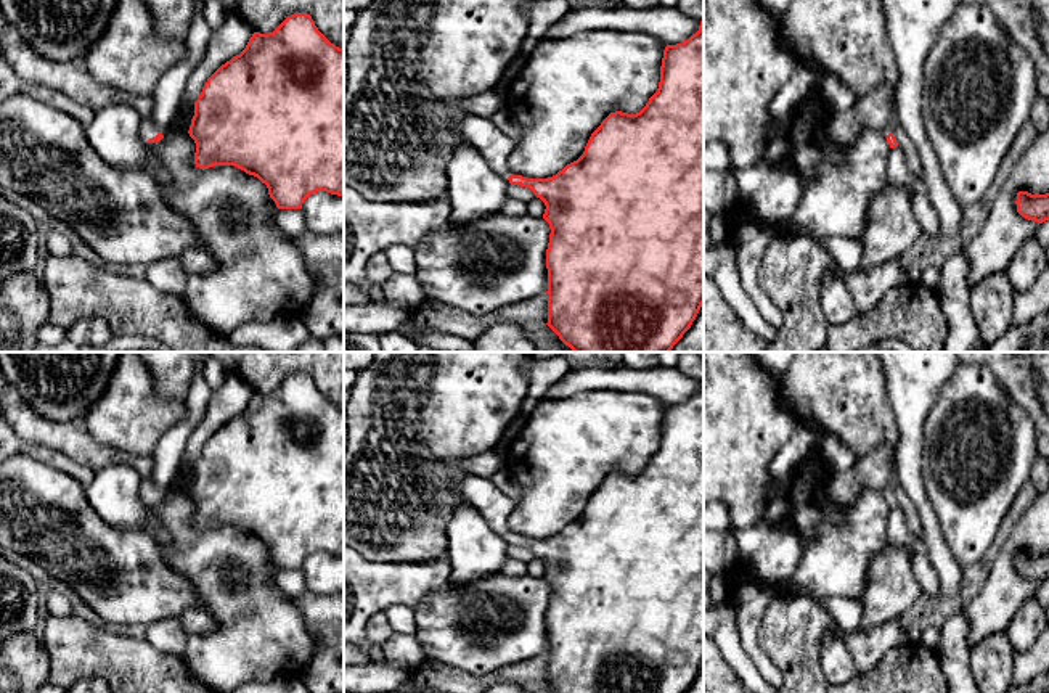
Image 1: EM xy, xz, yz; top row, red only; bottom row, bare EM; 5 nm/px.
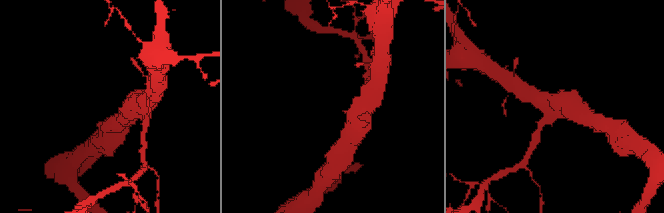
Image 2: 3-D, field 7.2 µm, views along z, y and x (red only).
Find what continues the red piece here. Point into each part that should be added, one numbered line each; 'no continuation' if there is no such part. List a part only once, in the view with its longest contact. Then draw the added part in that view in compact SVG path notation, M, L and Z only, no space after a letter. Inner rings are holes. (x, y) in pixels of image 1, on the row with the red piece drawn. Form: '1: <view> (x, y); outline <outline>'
1: xy (146, 127); outline M141 121L140 135L146 140L156 137L159 132L151 121Z

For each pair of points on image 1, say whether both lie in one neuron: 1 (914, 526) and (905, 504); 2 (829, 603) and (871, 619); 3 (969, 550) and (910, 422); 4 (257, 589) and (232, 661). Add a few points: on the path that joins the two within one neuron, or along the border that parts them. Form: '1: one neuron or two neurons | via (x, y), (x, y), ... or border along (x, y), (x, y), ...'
1: one neuron | via (914, 521), (910, 508)
2: two neurons | border along (855, 598), (861, 611), (861, 621), (857, 629)
3: two neurons | border along (929, 414), (924, 423), (924, 489)
4: one neuron | via (254, 606), (254, 635), (246, 643)

